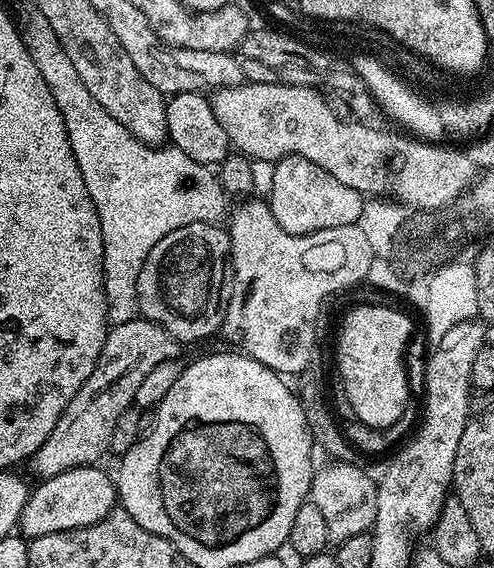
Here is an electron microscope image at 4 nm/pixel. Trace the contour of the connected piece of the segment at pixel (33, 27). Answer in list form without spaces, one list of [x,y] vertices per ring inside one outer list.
[[[31,6],[18,16],[20,37],[38,66],[38,74],[50,86],[54,102],[62,114],[70,138],[70,150],[82,170],[86,190],[94,202],[104,243],[104,293],[108,303],[109,325],[130,322],[140,316],[138,278],[150,250],[174,230],[191,224],[220,224],[225,219],[226,193],[220,177],[209,165],[194,162],[171,146],[138,142],[118,118],[106,110],[86,90],[74,62],[70,62],[62,42],[50,30],[42,10]]]

